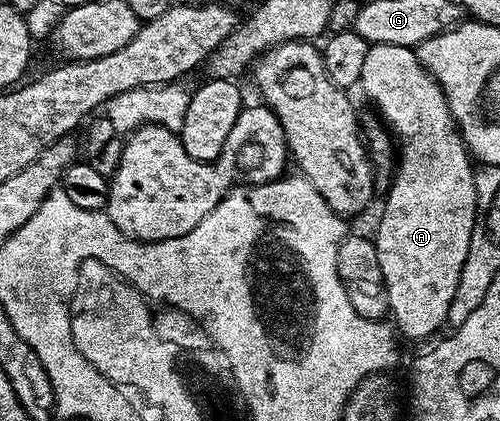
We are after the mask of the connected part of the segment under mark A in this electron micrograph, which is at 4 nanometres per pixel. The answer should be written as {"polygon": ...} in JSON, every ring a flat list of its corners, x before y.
{"polygon":[[379,43,371,45,368,57,364,60,361,87,363,93,374,102,375,109,379,111,377,114,384,120,385,126,396,136,400,148,396,170,389,184,390,192,386,195,386,204,378,219,378,232,373,232,372,235,386,282,389,314,394,315,393,322,401,334,403,331,410,339,426,339,438,326,446,323,448,305,452,305,452,293,456,293,460,269,464,268,469,241,476,230,474,222,477,219,479,222,480,219,474,184,476,167,462,143,461,133,454,123,441,85,418,60,415,48]]}

